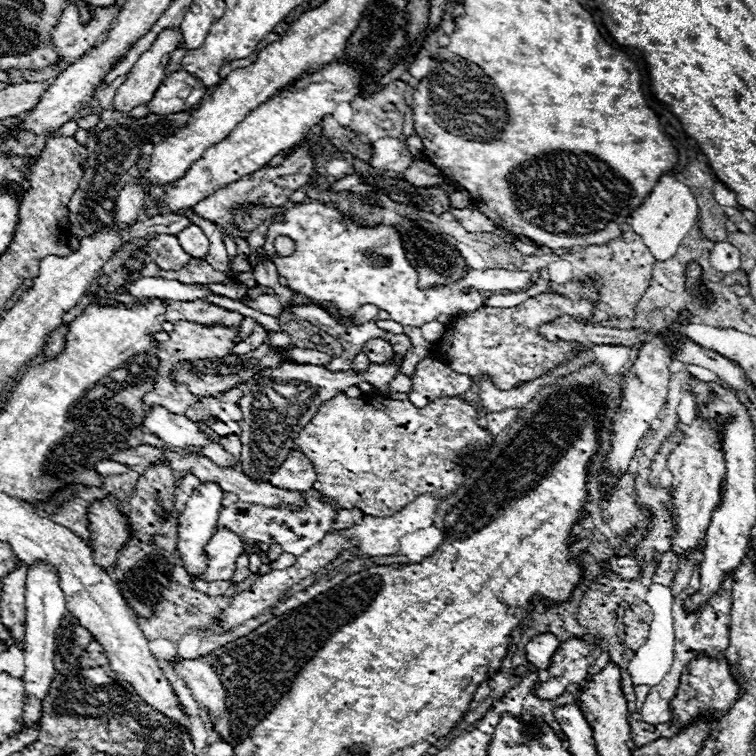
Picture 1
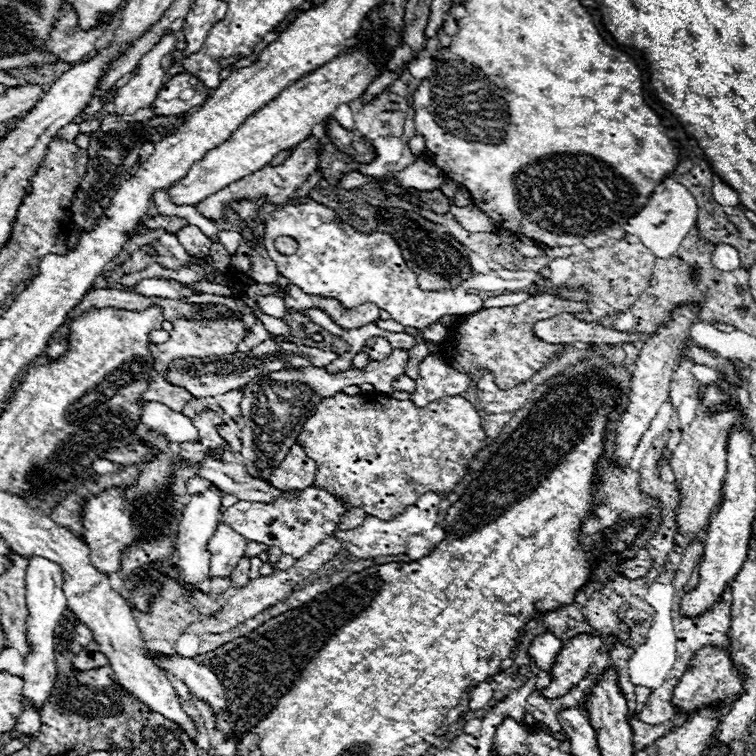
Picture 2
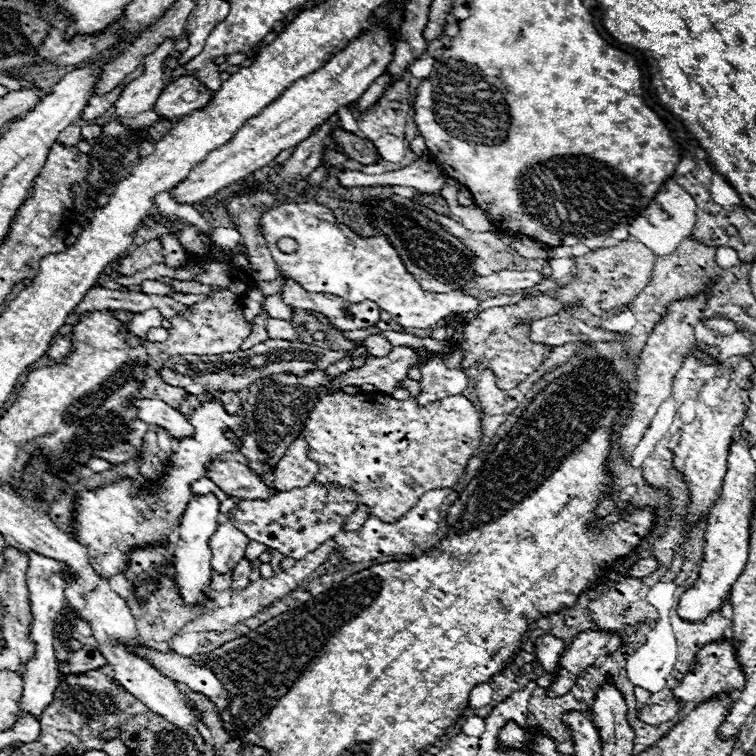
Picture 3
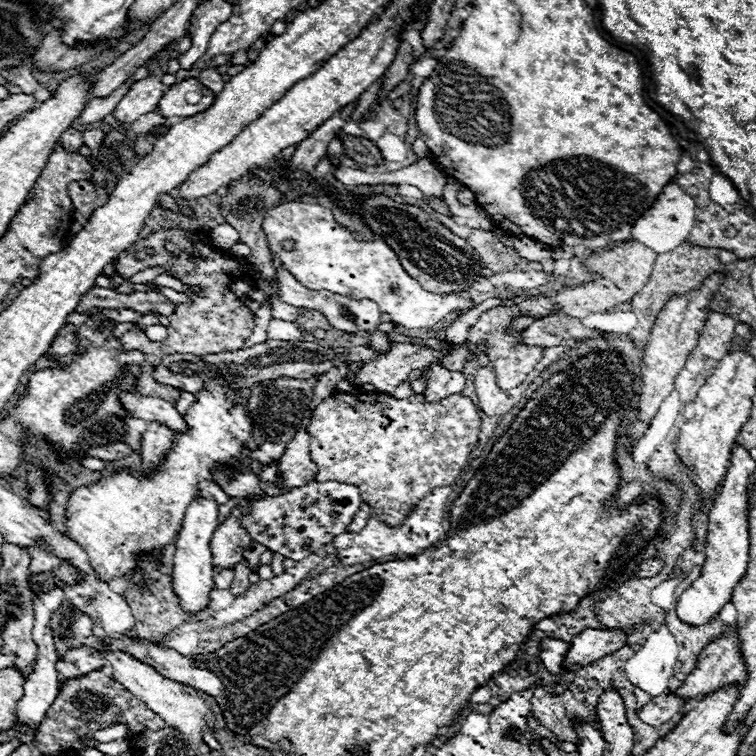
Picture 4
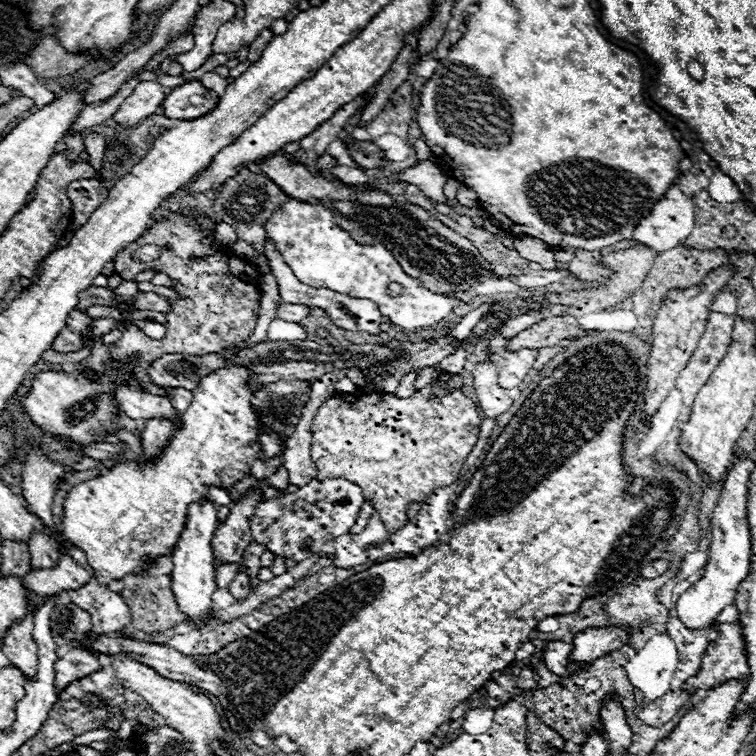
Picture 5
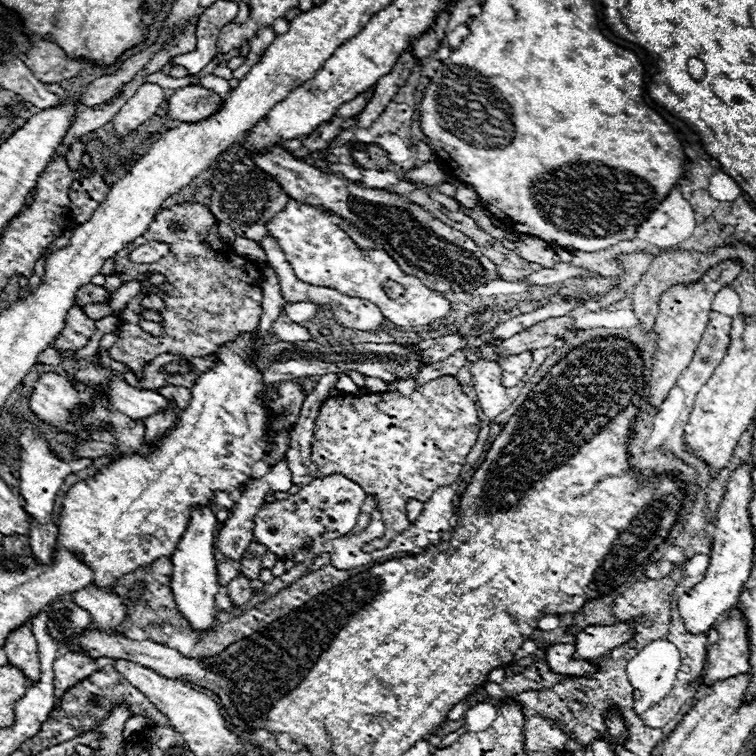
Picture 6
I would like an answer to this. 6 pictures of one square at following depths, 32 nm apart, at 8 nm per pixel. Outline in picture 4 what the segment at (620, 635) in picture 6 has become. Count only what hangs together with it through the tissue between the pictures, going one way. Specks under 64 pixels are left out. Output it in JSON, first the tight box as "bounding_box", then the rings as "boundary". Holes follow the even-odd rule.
{"bounding_box":[566,628,626,670],"boundary":[[[600,628],[600,630],[584,630],[580,632],[572,642],[570,650],[566,654],[566,668],[568,670],[578,670],[594,660],[612,654],[614,650],[622,648],[626,644],[626,634],[624,630],[616,628]]]}

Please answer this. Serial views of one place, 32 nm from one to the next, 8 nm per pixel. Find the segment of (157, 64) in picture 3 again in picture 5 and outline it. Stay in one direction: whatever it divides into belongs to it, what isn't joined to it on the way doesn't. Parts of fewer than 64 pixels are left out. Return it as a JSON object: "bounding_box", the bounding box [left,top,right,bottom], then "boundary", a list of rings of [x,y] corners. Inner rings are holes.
{"bounding_box":[114,82,166,130],"boundary":[[[140,82],[132,96],[124,100],[124,104],[114,114],[114,122],[120,130],[134,128],[140,120],[156,114],[164,102],[166,90],[158,82]]]}

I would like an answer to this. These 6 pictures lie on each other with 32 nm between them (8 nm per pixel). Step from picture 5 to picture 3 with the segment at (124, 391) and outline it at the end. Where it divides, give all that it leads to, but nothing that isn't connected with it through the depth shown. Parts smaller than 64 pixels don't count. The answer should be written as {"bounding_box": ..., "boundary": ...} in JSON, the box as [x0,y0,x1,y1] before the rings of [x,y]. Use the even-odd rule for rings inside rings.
{"bounding_box":[134,398,194,438],"boundary":[[[142,398],[142,400],[136,400],[134,406],[138,408],[140,420],[144,420],[146,424],[158,424],[158,426],[166,428],[174,438],[190,436],[194,432],[194,428],[186,420],[186,416],[180,414],[178,410],[174,410],[172,406],[168,406],[162,400]]]}

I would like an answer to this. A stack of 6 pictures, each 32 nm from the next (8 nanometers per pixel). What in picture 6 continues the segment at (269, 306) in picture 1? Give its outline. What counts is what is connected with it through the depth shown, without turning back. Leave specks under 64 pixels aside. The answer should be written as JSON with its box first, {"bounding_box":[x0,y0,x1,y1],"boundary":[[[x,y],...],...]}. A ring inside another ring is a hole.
{"bounding_box":[282,304,320,324],"boundary":[[[286,304],[286,306],[282,308],[282,316],[284,316],[286,320],[290,320],[290,322],[300,324],[300,322],[304,322],[304,320],[316,318],[318,310],[320,310],[320,306],[316,306],[316,304]]]}

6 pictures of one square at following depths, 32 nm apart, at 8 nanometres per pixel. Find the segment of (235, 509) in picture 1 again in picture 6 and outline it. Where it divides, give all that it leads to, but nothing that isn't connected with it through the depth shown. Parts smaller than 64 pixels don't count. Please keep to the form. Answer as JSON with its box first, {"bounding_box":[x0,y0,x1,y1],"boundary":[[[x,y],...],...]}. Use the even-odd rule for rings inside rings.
{"bounding_box":[252,474,366,562],"boundary":[[[332,474],[316,478],[312,484],[302,486],[298,494],[264,504],[254,516],[252,532],[256,542],[264,544],[276,556],[292,562],[304,562],[318,556],[326,542],[346,536],[356,526],[364,498],[366,492],[346,476]]]}

